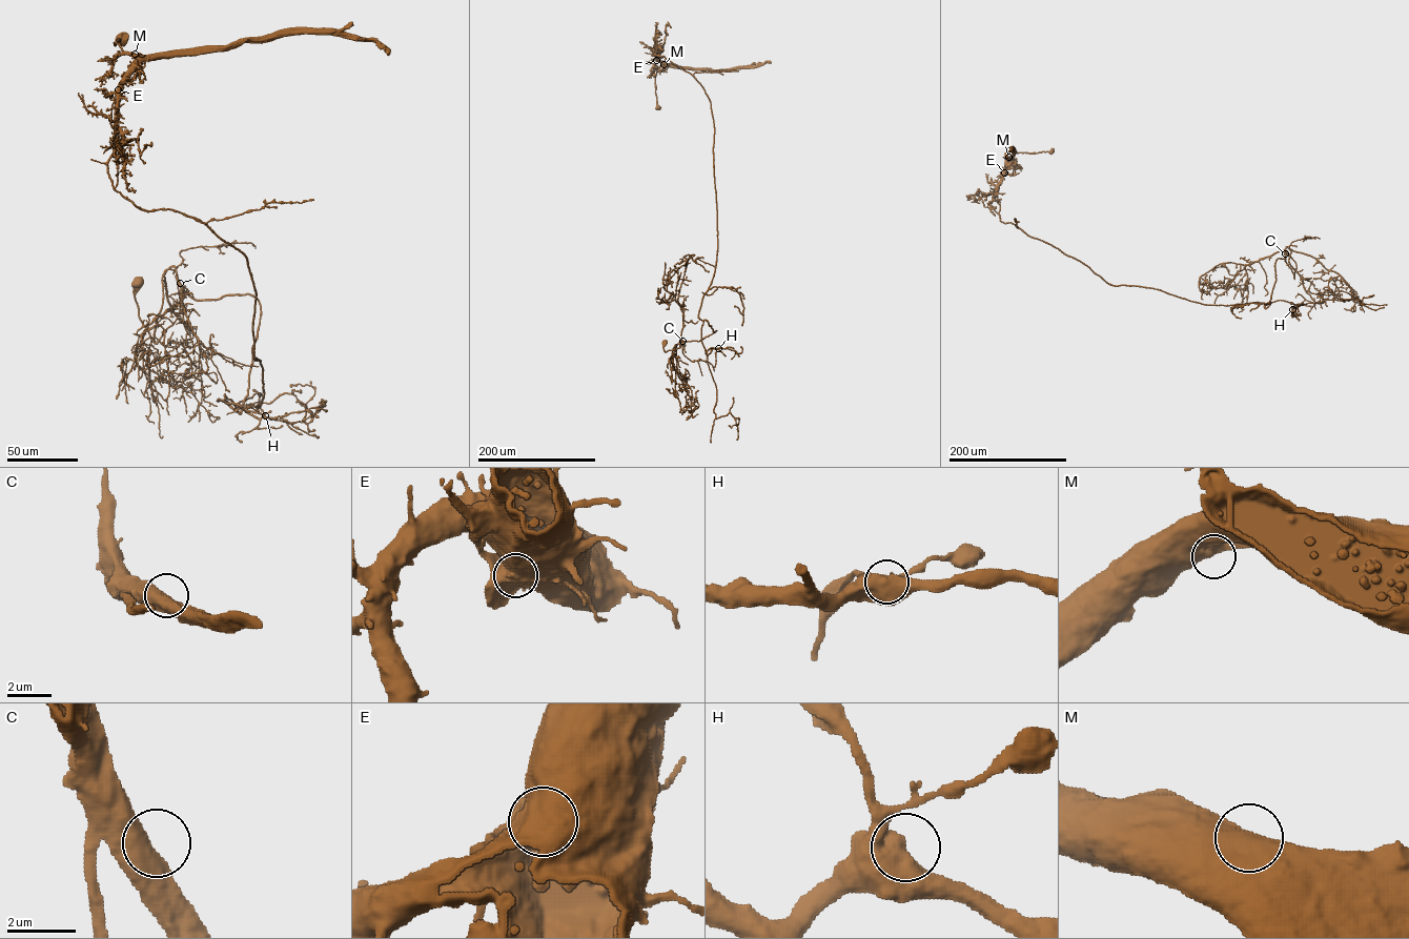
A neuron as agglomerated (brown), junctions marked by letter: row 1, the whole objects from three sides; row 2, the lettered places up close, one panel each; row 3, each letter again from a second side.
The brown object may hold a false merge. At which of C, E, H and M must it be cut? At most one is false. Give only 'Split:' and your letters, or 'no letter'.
Split: E

